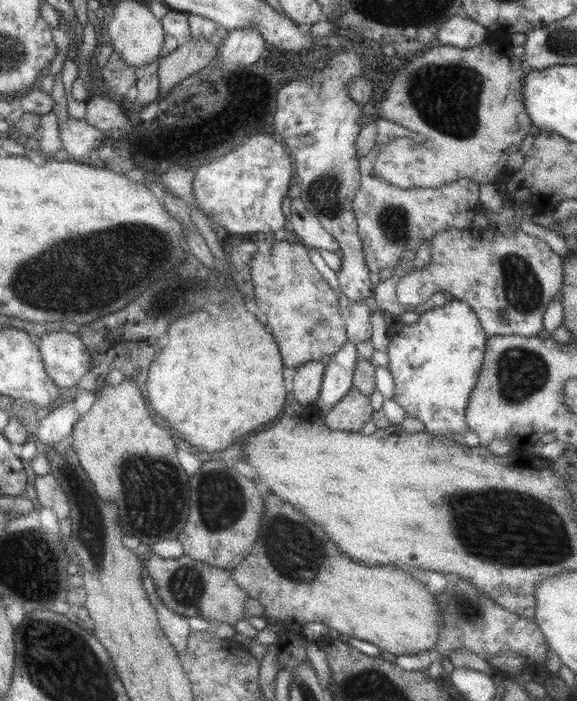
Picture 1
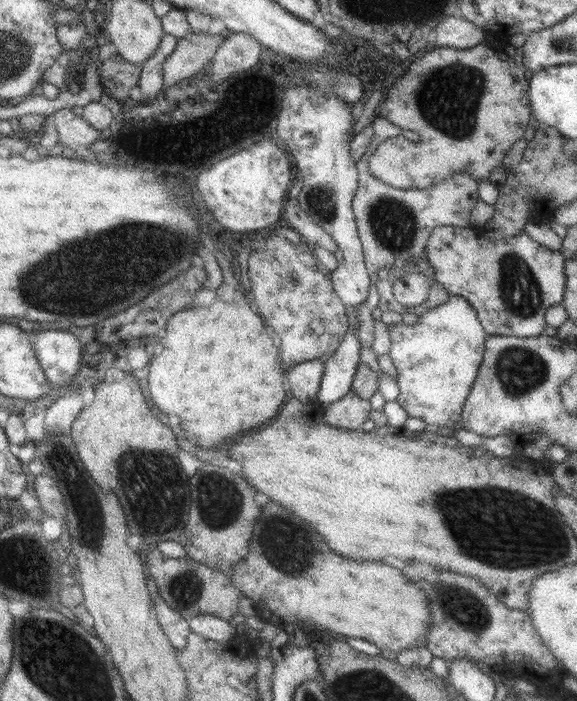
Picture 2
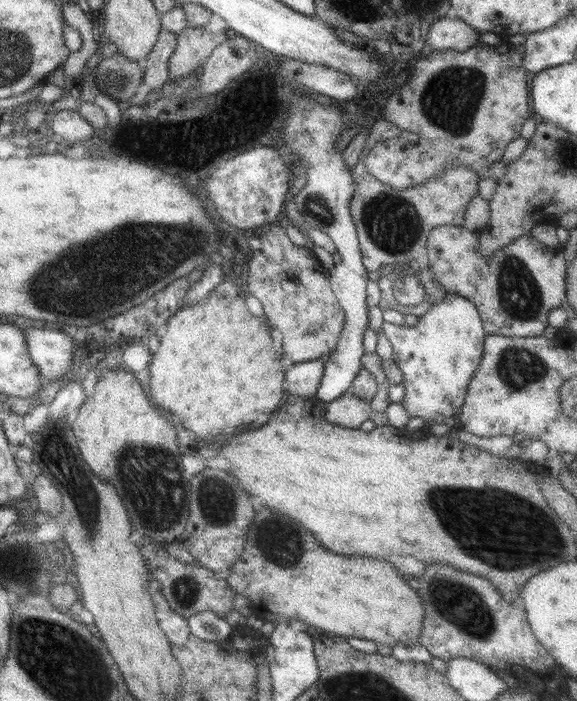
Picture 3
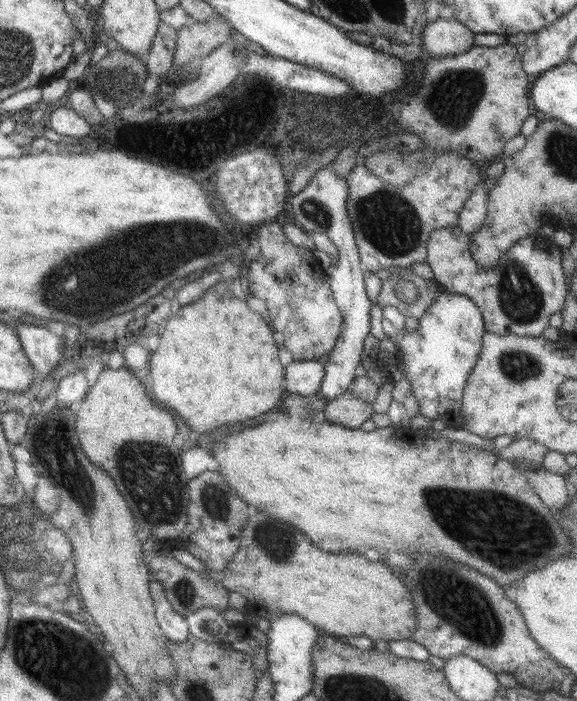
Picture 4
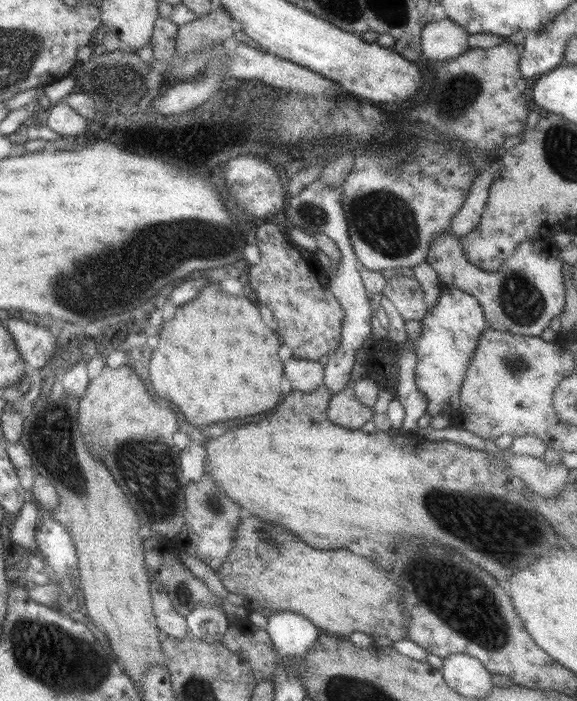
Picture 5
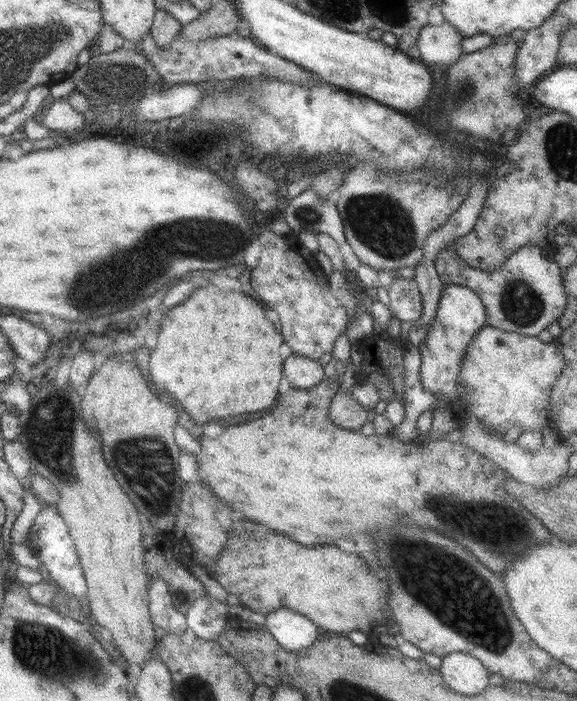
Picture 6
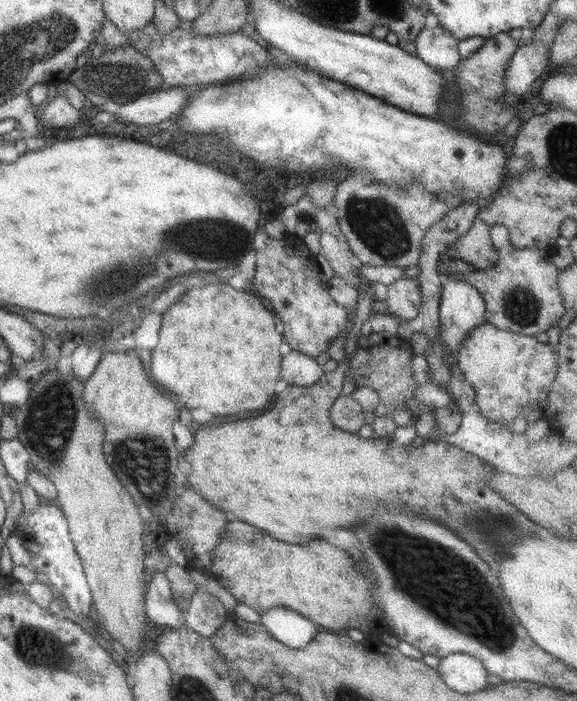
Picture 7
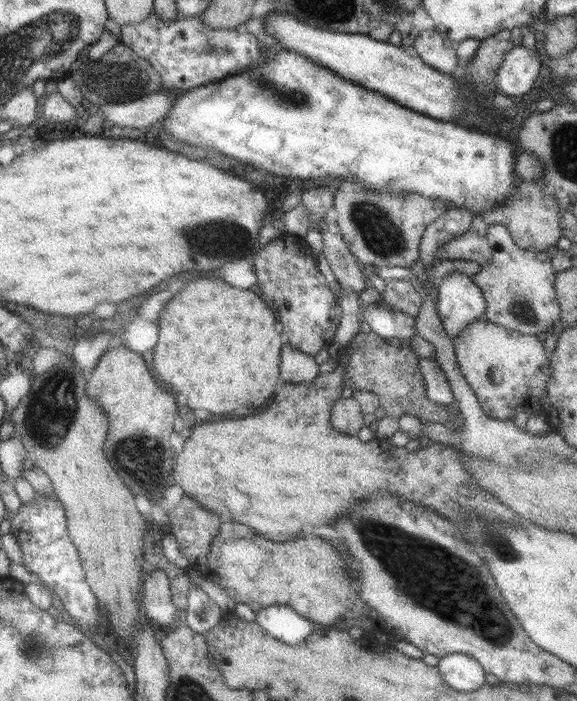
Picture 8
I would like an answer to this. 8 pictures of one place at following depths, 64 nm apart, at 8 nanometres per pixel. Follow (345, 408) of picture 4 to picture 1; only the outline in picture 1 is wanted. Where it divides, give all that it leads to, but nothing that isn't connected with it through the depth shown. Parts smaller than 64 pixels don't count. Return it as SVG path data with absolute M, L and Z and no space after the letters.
M351 387L322 419L325 426L331 430L357 432L370 420L371 412L373 409L369 405L369 397Z

